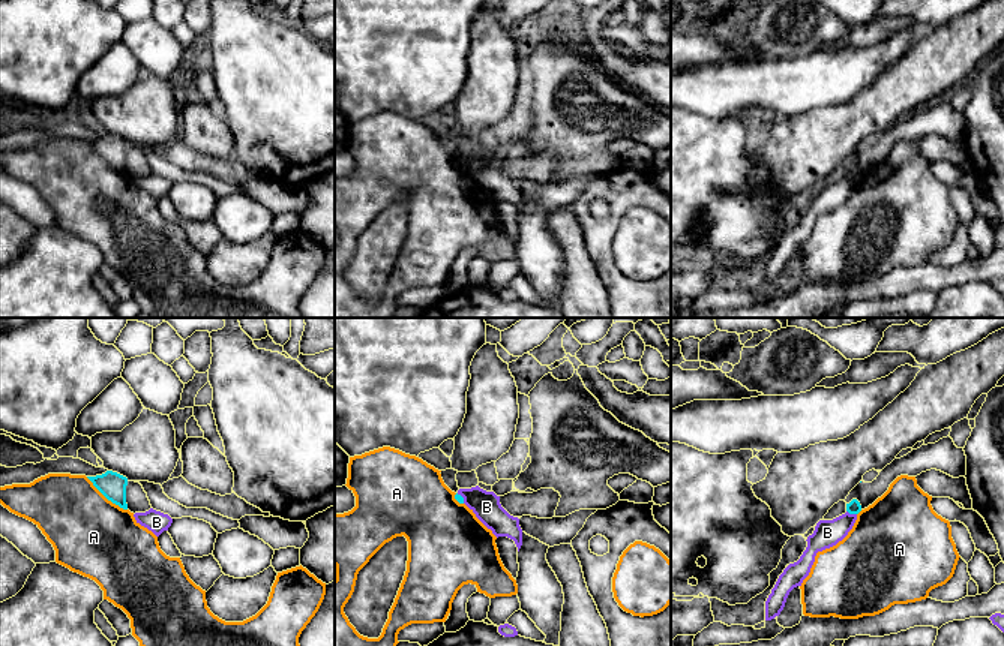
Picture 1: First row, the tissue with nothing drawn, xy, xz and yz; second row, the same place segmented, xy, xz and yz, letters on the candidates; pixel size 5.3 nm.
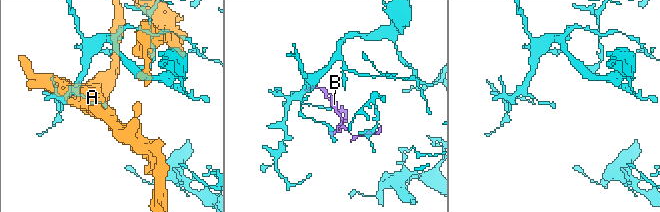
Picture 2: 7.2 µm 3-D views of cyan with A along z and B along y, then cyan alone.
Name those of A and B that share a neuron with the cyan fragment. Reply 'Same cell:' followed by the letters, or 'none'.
Same cell: none

